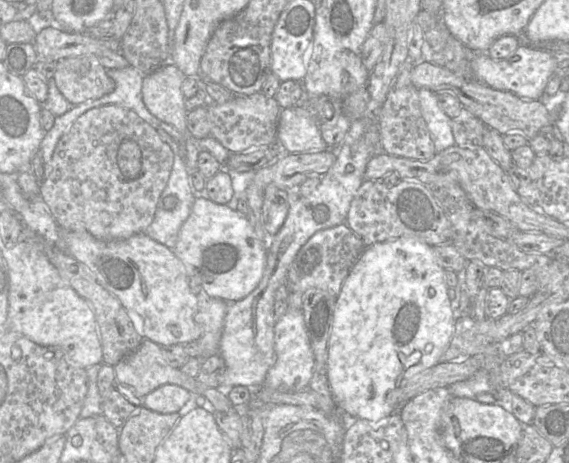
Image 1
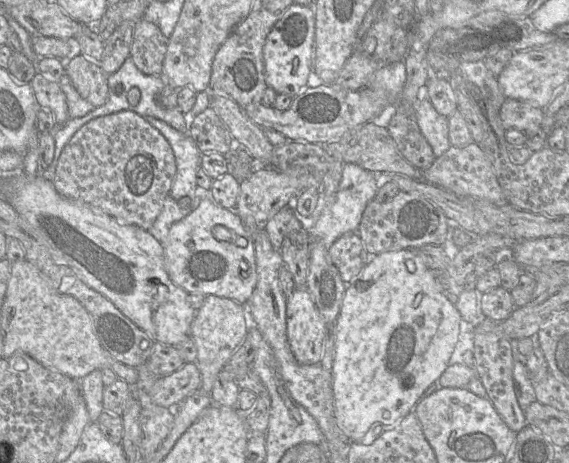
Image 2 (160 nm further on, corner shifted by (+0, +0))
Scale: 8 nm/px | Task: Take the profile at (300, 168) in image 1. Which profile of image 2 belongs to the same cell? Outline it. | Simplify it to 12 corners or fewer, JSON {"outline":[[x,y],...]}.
{"outline":[[265,167],[240,182],[235,208],[268,221],[301,191]]}

